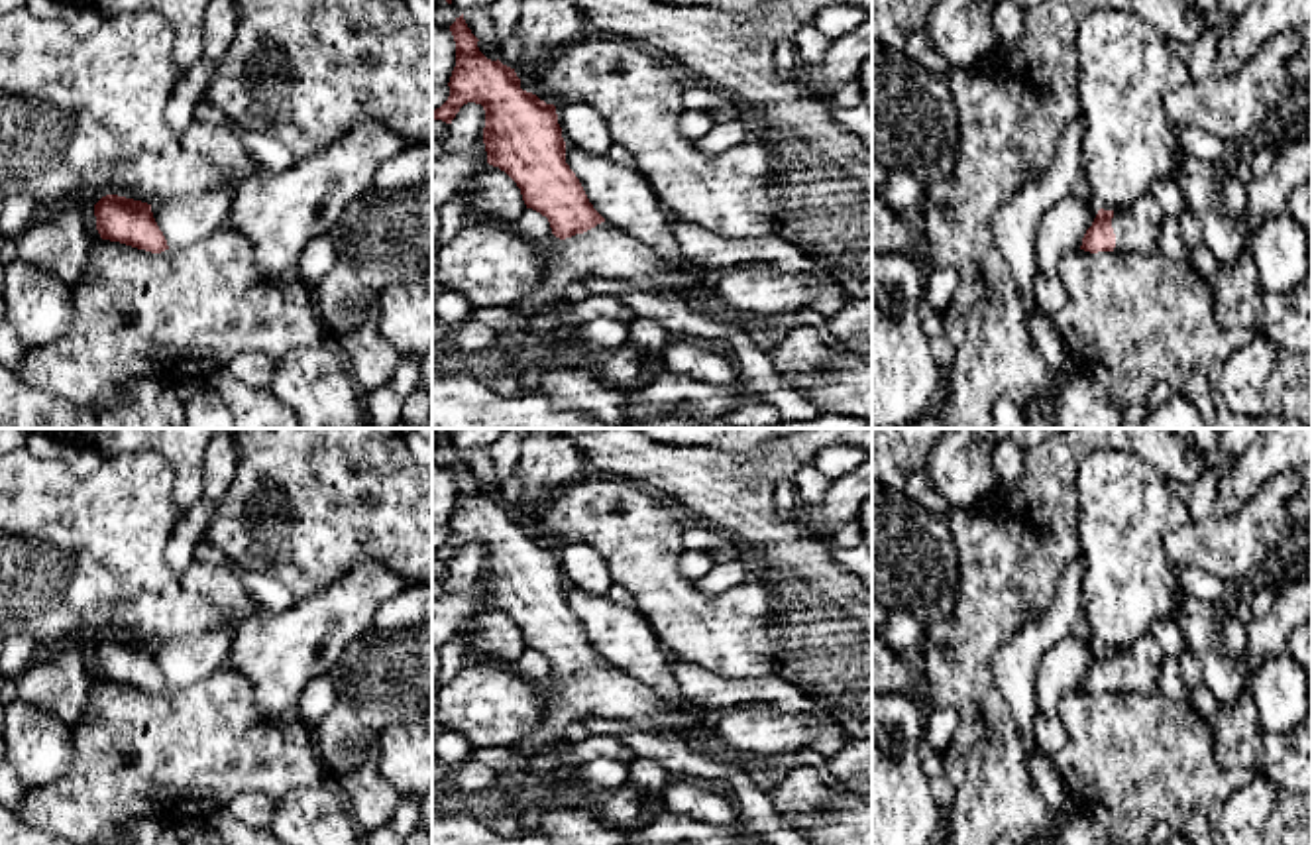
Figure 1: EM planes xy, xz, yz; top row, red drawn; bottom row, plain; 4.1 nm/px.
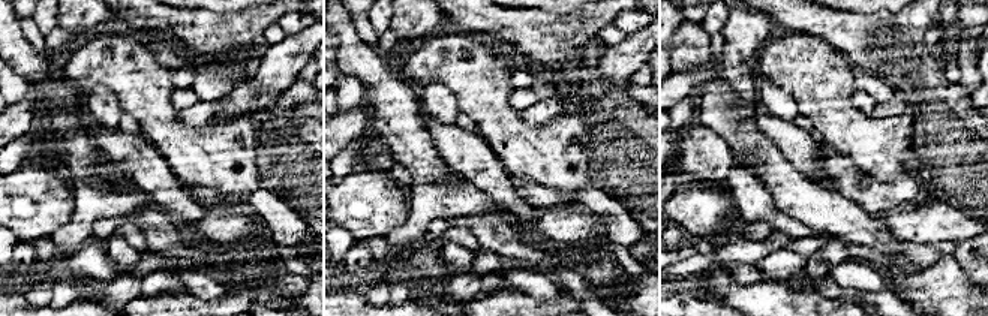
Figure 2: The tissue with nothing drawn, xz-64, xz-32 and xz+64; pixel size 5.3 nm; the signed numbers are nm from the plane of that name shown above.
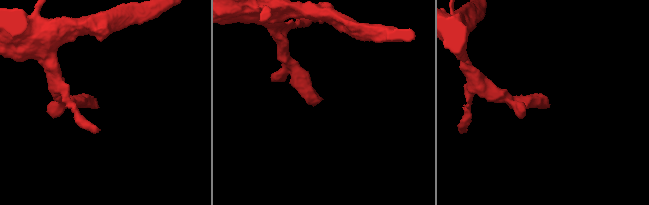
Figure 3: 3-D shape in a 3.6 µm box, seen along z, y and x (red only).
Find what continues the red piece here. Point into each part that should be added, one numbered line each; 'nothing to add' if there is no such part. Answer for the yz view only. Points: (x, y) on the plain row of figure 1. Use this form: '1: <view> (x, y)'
1: yz (1138, 667)

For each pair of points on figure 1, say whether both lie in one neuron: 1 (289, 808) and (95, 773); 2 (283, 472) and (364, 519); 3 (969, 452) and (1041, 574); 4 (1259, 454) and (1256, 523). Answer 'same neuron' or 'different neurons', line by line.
1: different neurons
2: same neuron
3: different neurons
4: different neurons

